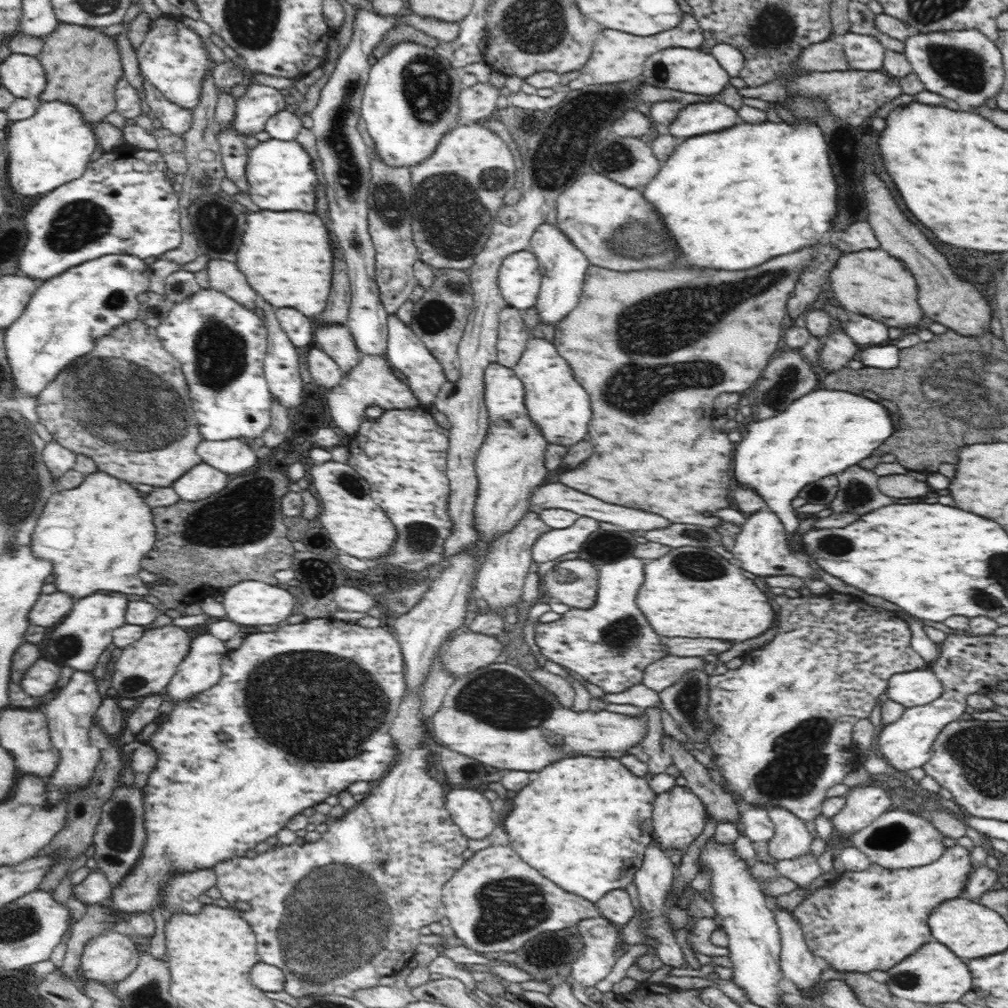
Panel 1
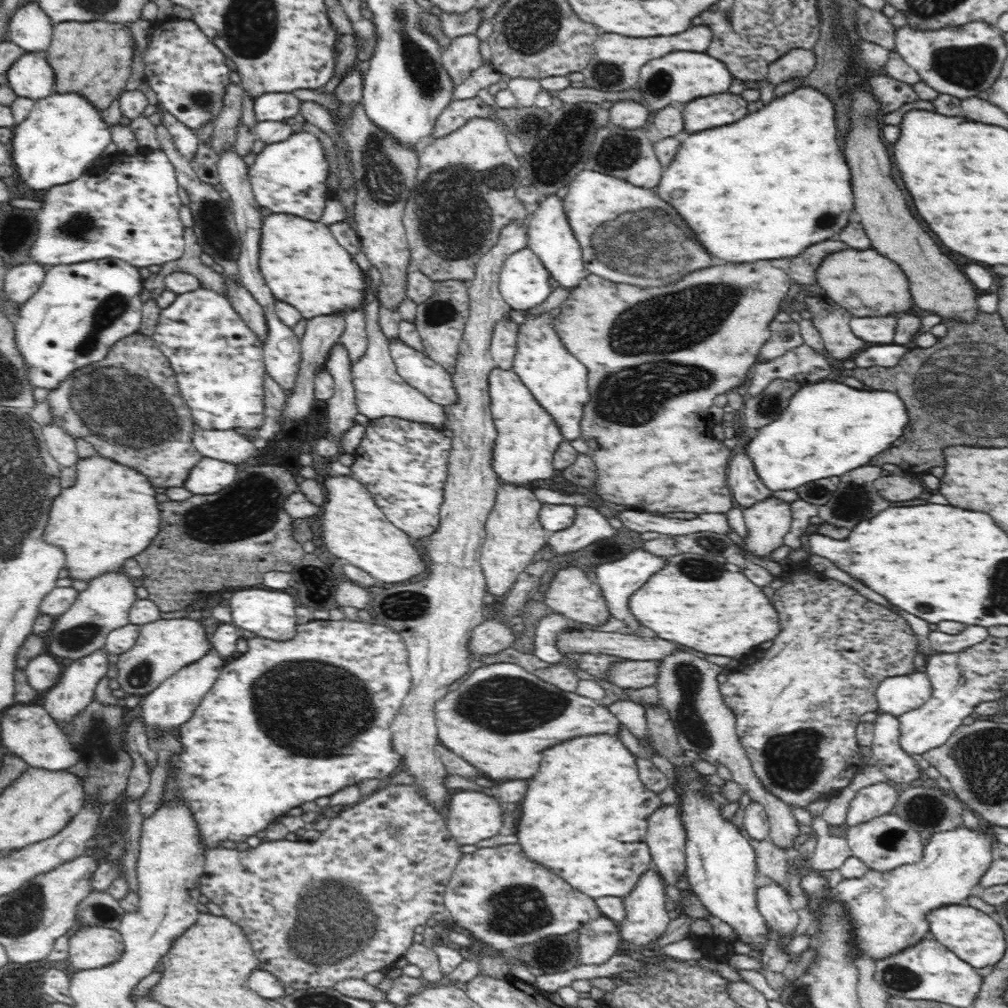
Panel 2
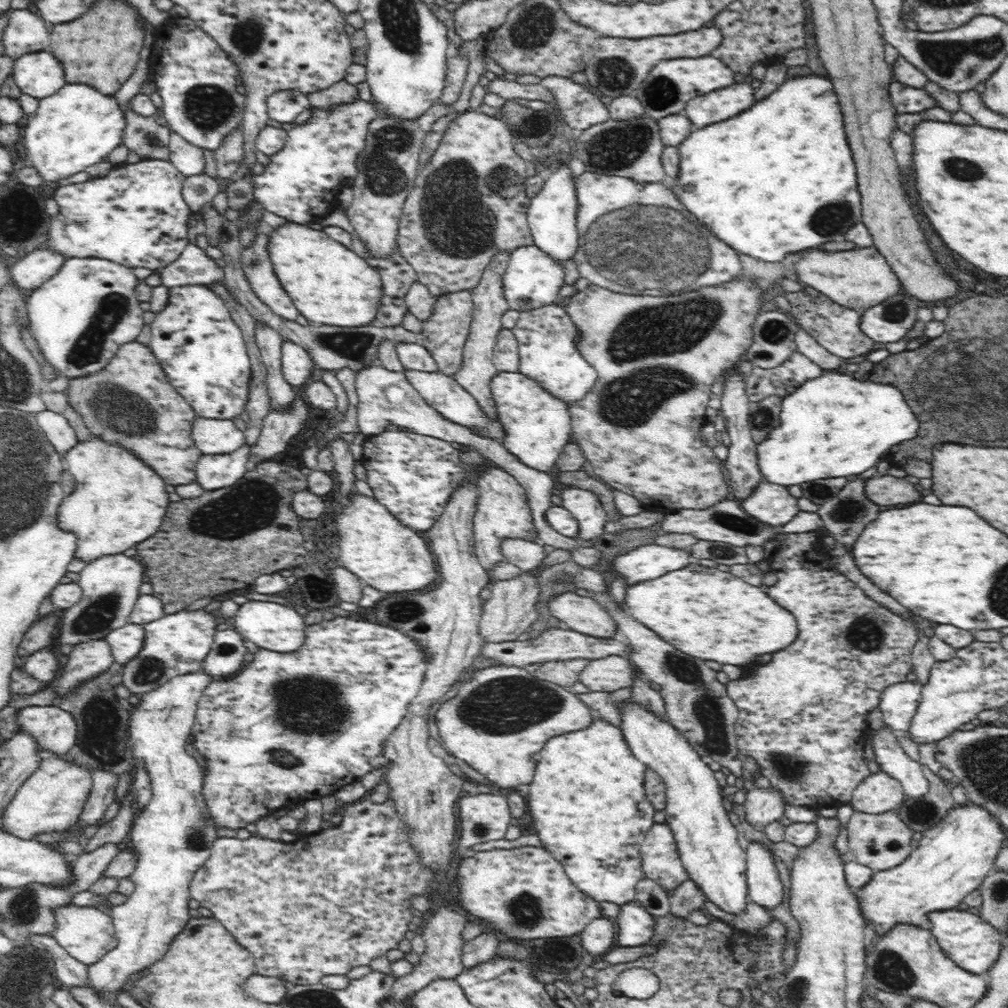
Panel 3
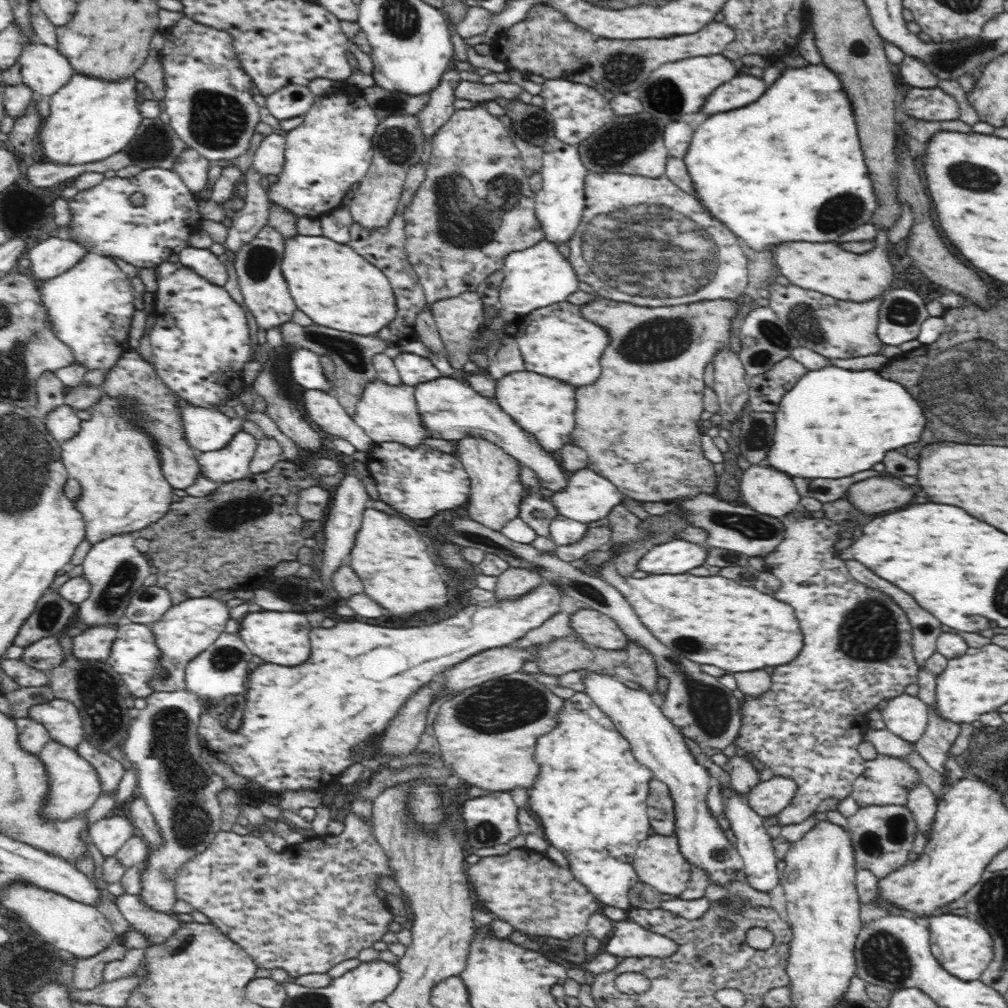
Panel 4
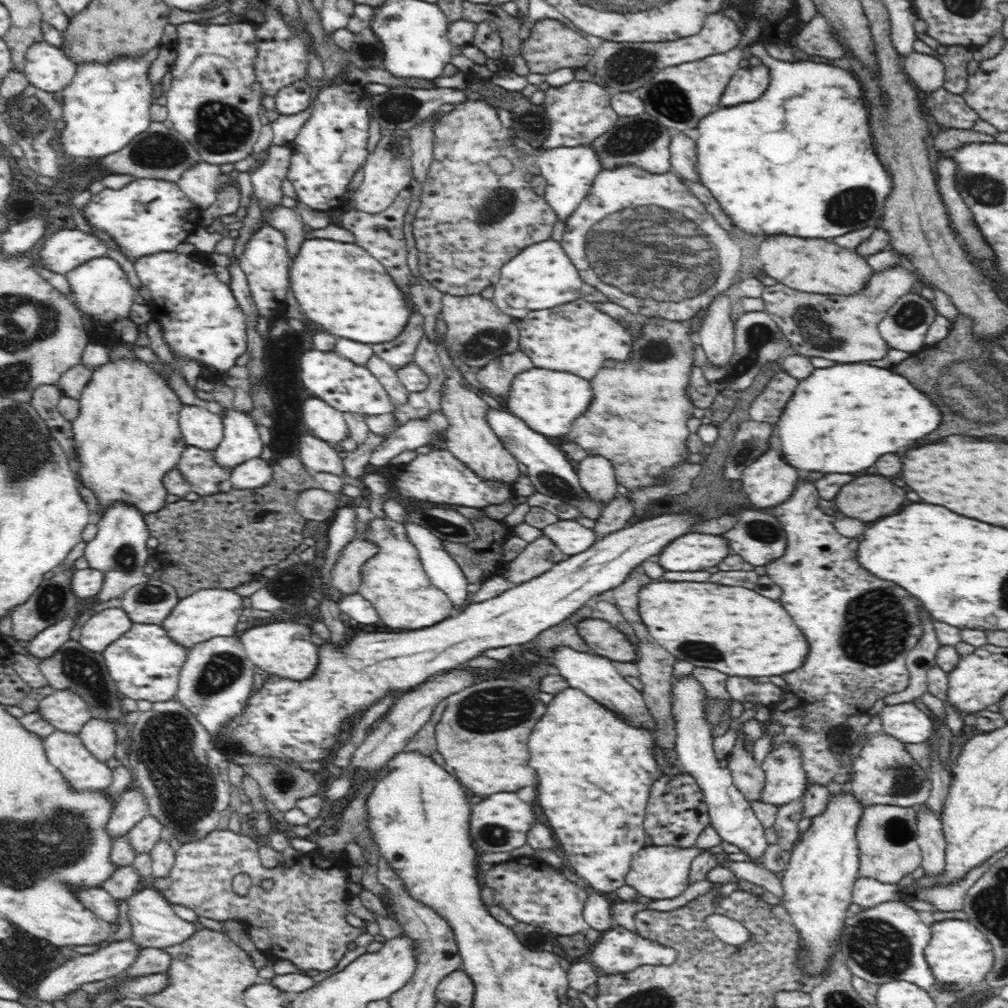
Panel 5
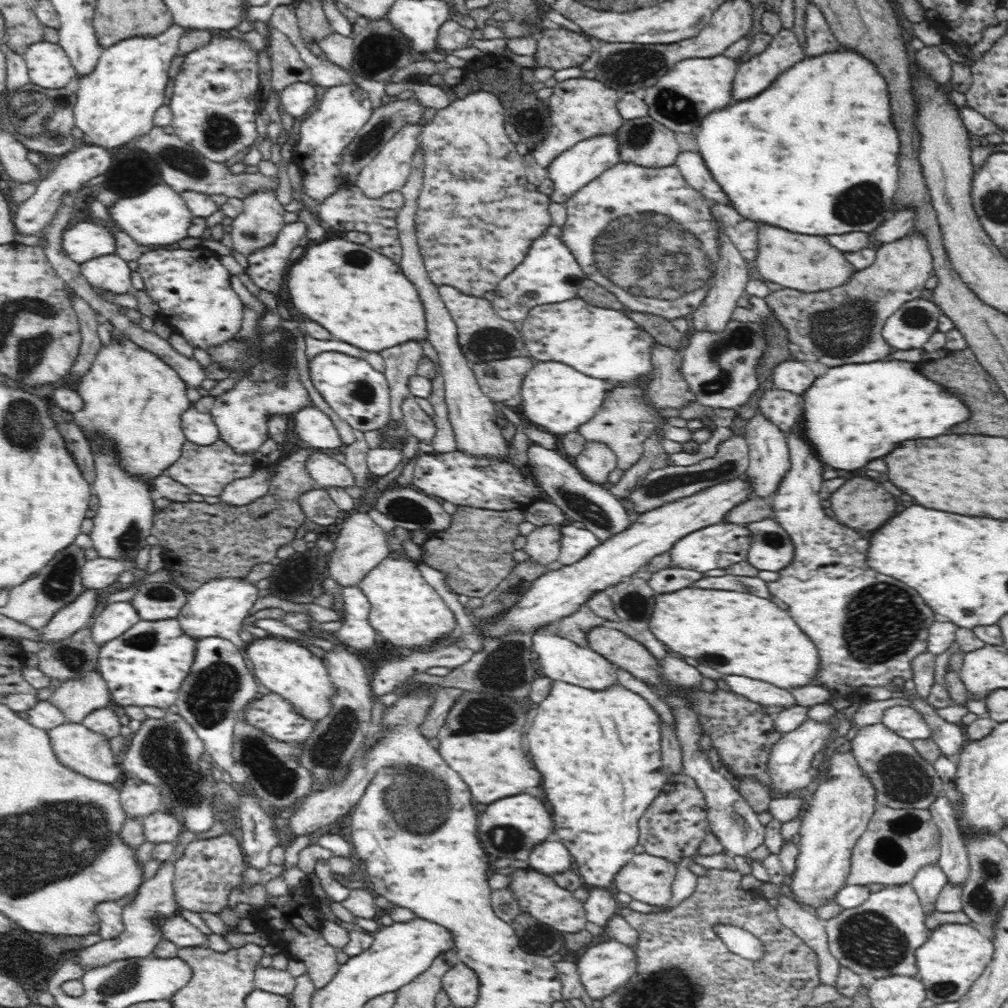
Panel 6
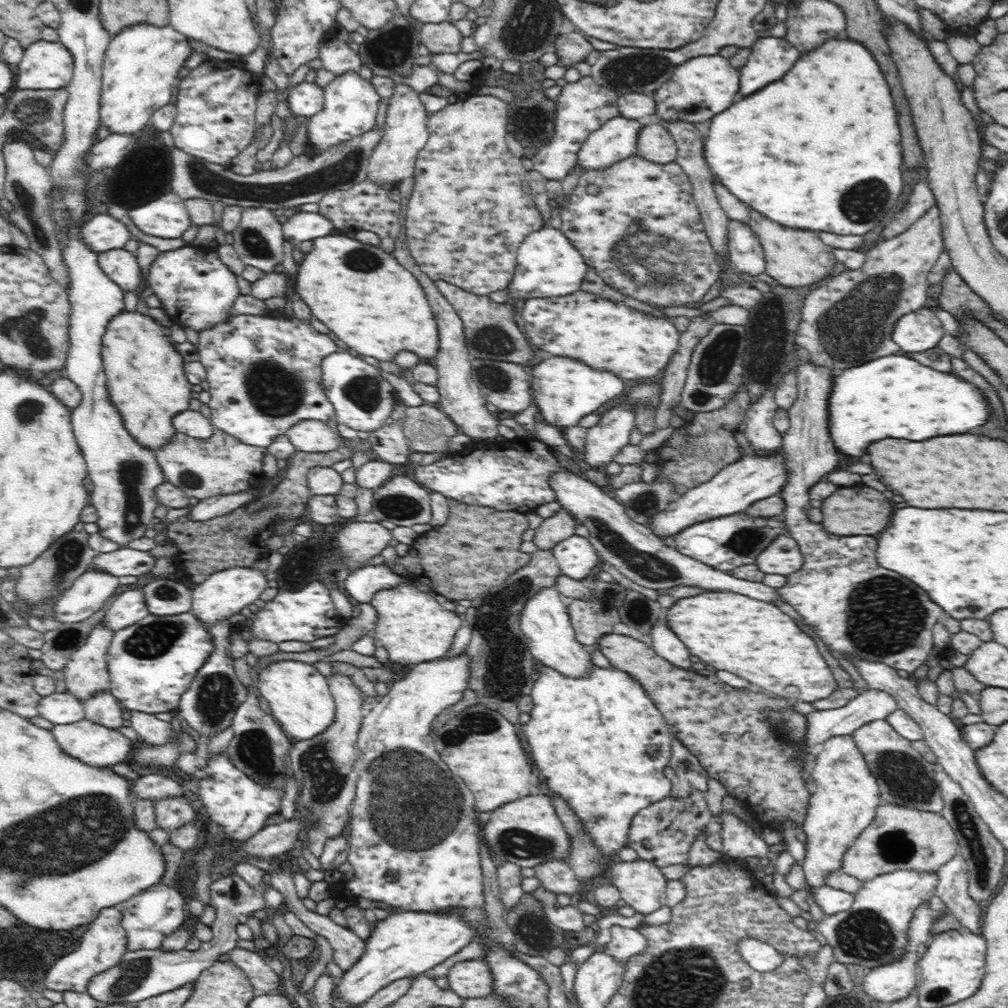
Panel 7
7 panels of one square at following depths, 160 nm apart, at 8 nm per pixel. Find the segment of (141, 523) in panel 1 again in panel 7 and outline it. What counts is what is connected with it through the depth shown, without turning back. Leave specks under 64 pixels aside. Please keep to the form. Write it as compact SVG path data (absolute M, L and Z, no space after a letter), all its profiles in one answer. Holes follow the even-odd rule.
M122 310L108 323L102 339L101 354L106 374L106 389L110 395L110 403L118 409L126 431L144 448L158 450L168 444L177 434L173 419L180 412L188 410L192 399L192 384L187 380L184 360L174 349L168 328L158 321L138 313L138 311Z

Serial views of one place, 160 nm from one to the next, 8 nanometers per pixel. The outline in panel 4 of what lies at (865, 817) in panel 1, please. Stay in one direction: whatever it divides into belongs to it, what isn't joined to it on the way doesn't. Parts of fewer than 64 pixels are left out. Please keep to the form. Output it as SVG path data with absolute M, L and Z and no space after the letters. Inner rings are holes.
M878 753L876 759L865 761L866 770L854 781L851 792L852 798L860 807L888 806L907 804L907 796L912 788L922 783L920 773L912 768L905 758L887 756Z

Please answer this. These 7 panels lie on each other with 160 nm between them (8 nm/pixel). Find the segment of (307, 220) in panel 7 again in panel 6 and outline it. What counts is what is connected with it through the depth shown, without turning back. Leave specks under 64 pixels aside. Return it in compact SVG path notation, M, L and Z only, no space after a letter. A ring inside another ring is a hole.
M296 220L285 223L276 240L268 246L256 249L247 256L245 273L261 290L278 294L282 286L282 273L286 268L291 250L294 250L306 234L306 224Z

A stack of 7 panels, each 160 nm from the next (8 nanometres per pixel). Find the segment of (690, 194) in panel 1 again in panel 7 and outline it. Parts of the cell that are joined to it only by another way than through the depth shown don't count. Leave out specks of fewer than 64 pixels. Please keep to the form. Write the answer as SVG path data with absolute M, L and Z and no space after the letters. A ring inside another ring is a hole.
M847 37L832 38L826 40L824 44L810 50L810 54L801 55L794 68L778 82L768 84L756 94L750 94L745 97L738 97L730 108L724 112L713 116L710 119L710 128L708 136L704 138L703 151L705 160L709 169L720 182L734 195L740 199L740 202L747 204L750 208L757 210L760 214L767 216L775 223L788 228L800 230L831 232L839 235L863 235L870 232L880 222L884 216L888 216L892 208L896 206L904 180L902 171L904 169L902 158L903 152L900 150L900 130L896 122L896 110L892 104L889 84L882 76L878 68L877 60L864 44L856 40L850 40Z

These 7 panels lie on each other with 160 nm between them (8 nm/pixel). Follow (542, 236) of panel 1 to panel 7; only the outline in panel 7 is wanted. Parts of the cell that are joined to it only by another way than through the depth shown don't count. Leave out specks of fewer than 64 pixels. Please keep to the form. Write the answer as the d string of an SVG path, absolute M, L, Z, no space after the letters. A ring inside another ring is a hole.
M624 116L608 120L584 141L577 152L575 166L584 171L606 168L633 156L642 127L637 120Z

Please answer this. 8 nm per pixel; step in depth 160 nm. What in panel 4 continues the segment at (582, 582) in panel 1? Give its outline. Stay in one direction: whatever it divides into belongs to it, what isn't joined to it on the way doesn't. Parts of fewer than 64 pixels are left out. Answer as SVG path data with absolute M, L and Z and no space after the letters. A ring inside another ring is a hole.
M579 608L570 615L570 622L576 634L588 645L618 650L626 648L630 642L617 622L598 610Z

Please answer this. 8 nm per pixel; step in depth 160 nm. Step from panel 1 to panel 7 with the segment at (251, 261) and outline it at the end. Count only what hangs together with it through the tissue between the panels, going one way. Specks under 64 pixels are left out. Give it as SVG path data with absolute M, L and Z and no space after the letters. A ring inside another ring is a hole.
M344 235L312 240L313 247L298 266L295 292L346 346L363 357L392 361L397 352L410 351L422 362L437 355L439 336L422 285L392 254Z

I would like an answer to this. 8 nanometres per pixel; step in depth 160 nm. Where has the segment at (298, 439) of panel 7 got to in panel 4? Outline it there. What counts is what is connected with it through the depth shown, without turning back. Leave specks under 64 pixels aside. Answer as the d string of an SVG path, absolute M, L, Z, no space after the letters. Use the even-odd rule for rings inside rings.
M306 390L304 406L308 416L322 431L337 438L348 441L355 450L368 452L372 446L372 438L367 436L360 426L356 425L349 413L334 395L322 390Z

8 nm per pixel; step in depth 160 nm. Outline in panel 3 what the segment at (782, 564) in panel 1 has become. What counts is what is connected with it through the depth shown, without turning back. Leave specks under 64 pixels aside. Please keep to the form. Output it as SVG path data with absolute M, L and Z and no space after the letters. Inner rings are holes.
M761 482L754 493L741 502L741 508L756 520L780 528L790 522L799 507L786 486Z

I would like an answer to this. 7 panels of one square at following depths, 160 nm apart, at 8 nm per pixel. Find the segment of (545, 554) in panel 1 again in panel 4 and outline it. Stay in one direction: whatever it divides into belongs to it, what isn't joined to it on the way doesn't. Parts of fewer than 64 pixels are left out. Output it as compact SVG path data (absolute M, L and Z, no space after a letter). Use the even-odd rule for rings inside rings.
M589 466L573 472L569 477L568 484L563 489L552 496L551 504L558 511L558 515L582 524L602 520L614 506L623 502L623 494L618 491L616 485Z

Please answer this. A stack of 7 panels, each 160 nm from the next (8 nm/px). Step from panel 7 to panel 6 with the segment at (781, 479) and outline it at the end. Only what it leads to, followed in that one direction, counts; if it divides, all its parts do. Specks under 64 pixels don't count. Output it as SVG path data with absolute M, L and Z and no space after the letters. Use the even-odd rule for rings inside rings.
M734 478L714 484L693 496L636 515L626 530L595 546L577 563L560 565L536 577L508 610L495 617L482 619L475 625L475 630L484 637L499 638L510 635L510 632L531 635L540 626L554 625L564 616L574 614L594 592L606 590L608 586L638 574L654 556L669 552L680 538L711 524L722 523L730 510L753 496L754 489L747 478Z

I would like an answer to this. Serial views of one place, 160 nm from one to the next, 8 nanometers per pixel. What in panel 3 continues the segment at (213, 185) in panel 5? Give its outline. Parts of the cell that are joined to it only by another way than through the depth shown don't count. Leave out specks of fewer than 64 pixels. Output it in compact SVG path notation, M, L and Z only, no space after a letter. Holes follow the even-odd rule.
M171 131L169 138L169 162L185 177L202 174L206 166L203 148L188 142L174 131Z

